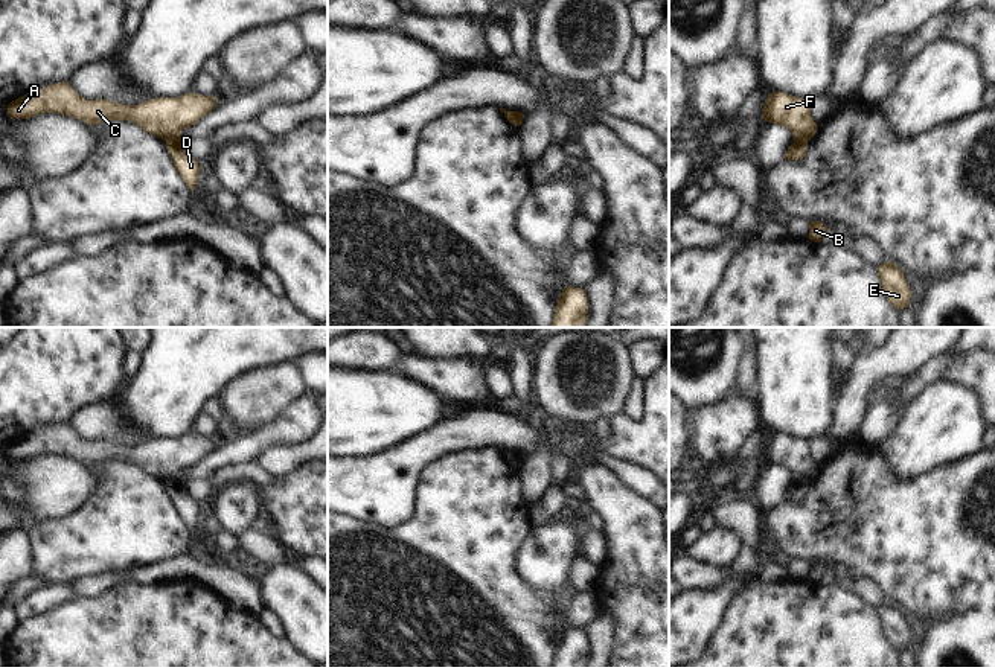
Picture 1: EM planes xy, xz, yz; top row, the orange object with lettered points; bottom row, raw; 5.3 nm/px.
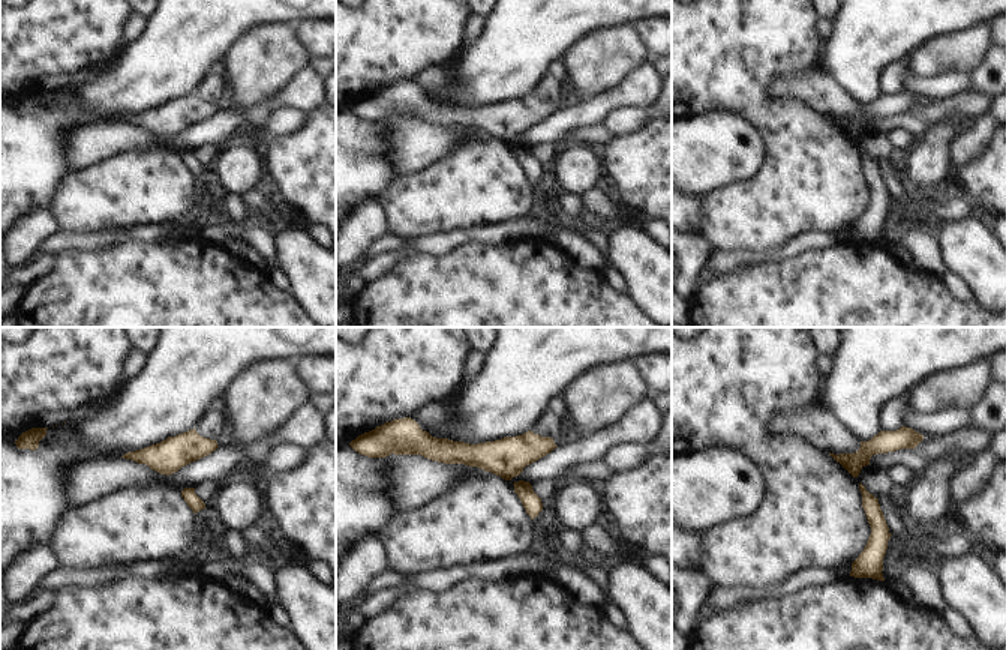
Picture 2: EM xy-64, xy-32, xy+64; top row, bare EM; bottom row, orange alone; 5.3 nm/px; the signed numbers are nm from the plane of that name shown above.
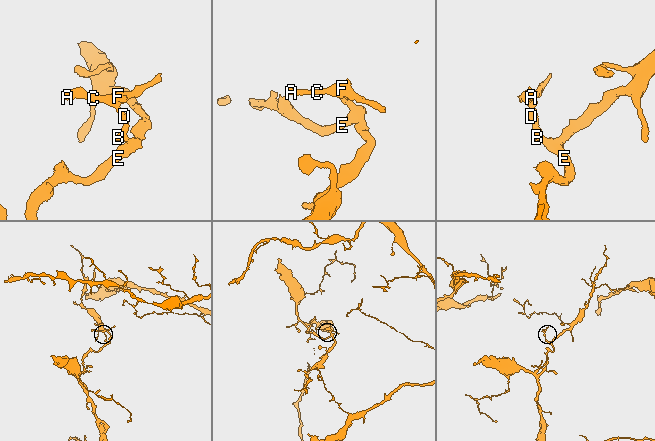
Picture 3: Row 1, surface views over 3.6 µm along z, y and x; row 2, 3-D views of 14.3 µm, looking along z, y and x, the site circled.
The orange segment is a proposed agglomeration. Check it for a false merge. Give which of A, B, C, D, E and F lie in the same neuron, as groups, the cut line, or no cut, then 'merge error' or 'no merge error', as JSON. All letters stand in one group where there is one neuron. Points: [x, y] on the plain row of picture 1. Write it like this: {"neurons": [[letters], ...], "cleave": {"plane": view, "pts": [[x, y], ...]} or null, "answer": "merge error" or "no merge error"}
{"neurons": [["A", "C", "F"], ["B", "D", "E"]], "cleave": {"plane": "xy", "pts": [[179, 478], [166, 483]]}, "answer": "merge error"}

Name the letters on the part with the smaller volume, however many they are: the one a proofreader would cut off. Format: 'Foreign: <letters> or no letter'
Foreign: A, C, F

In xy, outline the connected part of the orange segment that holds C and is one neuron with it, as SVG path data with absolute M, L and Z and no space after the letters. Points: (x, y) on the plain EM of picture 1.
M69 423L34 431L8 446L11 460L29 460L43 454L72 457L87 466L107 461L128 461L163 483L180 480L181 472L195 466L216 446L215 437L186 434L178 439L154 439L137 446L108 440L87 442Z

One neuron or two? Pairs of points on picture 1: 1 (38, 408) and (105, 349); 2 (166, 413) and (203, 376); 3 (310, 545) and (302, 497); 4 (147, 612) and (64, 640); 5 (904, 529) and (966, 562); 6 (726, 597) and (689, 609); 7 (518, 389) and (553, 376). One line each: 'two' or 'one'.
1: one
2: one
3: one
4: one
5: one
6: one
7: two

